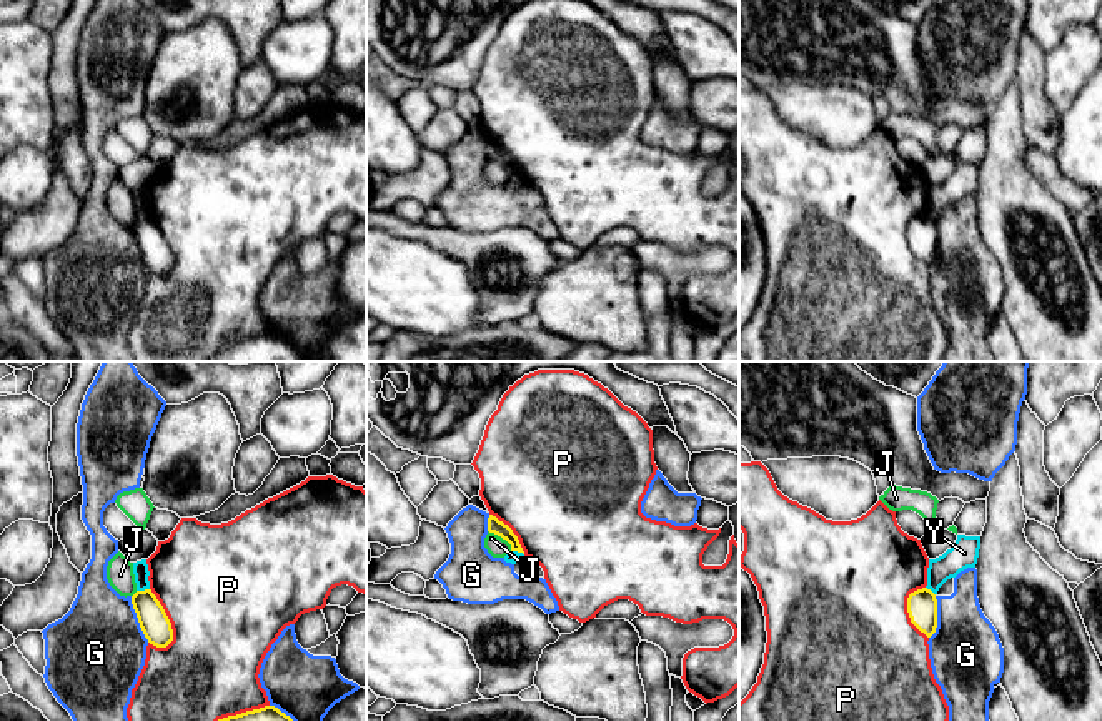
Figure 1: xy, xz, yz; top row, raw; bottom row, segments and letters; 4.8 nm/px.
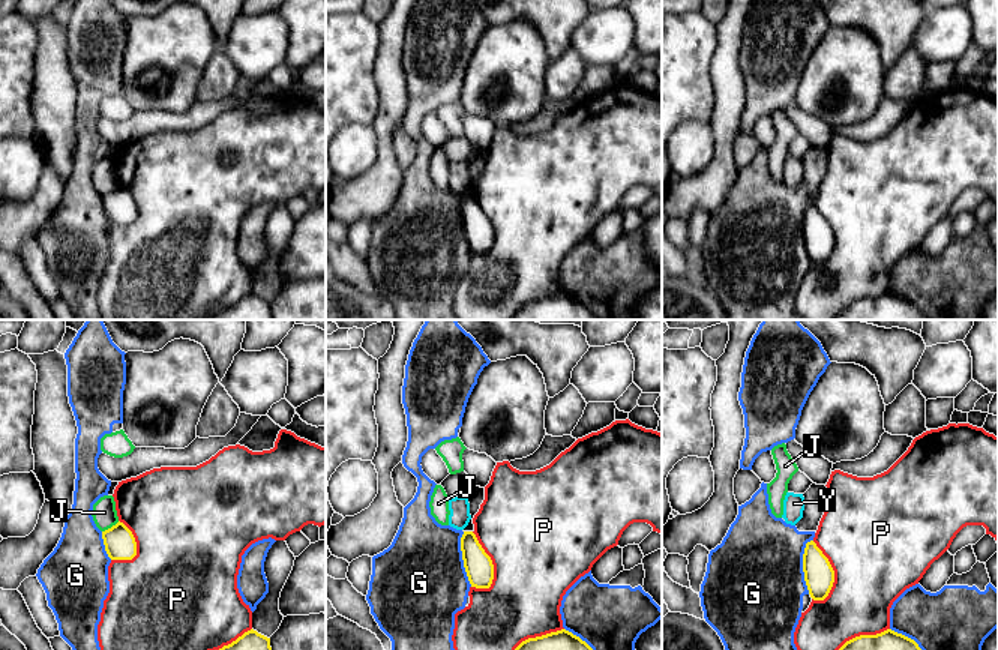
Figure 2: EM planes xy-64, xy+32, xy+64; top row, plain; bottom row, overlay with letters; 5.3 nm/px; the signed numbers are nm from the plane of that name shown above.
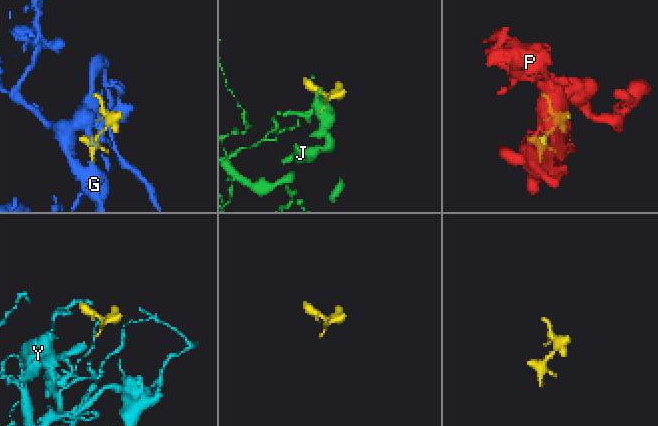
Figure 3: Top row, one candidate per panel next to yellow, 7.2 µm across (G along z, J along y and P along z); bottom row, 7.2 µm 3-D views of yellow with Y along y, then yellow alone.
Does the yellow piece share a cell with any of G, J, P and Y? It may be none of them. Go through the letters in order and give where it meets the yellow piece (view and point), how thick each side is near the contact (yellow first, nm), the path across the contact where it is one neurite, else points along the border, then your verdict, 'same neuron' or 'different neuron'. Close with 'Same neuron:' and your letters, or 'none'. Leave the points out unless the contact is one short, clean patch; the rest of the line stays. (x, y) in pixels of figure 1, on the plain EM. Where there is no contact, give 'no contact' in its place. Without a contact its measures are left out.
G: contact xy (138, 247); calibres 140 and 460 nm; different neuron
J: contact xz (501, 164); calibres 70 and 100 nm; border xz (488, 157), (500, 162), (511, 177); different neuron
P: contact xy (167, 245); calibres 140 and 480 nm; different neuron
Y: contact xy (142, 218); calibres 140 and 80 nm; border xy (148, 215), (137, 218); different neuron
Same neuron: none

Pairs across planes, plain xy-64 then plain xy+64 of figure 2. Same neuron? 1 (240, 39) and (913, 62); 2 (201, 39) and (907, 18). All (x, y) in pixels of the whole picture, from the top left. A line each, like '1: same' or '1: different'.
1: different
2: different

